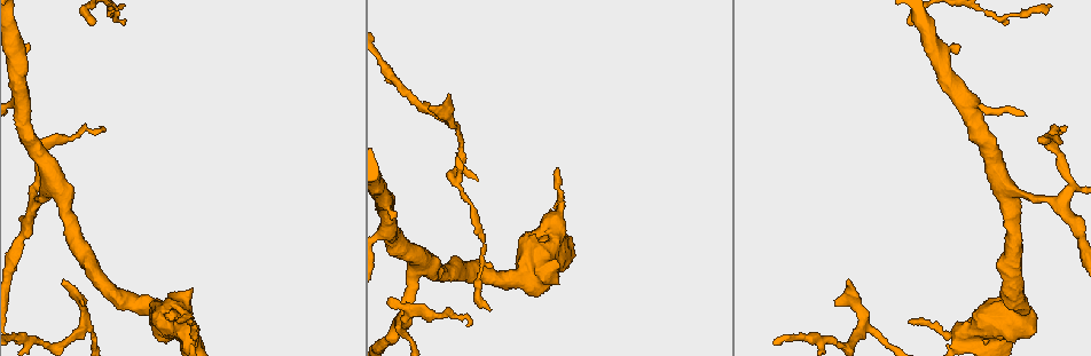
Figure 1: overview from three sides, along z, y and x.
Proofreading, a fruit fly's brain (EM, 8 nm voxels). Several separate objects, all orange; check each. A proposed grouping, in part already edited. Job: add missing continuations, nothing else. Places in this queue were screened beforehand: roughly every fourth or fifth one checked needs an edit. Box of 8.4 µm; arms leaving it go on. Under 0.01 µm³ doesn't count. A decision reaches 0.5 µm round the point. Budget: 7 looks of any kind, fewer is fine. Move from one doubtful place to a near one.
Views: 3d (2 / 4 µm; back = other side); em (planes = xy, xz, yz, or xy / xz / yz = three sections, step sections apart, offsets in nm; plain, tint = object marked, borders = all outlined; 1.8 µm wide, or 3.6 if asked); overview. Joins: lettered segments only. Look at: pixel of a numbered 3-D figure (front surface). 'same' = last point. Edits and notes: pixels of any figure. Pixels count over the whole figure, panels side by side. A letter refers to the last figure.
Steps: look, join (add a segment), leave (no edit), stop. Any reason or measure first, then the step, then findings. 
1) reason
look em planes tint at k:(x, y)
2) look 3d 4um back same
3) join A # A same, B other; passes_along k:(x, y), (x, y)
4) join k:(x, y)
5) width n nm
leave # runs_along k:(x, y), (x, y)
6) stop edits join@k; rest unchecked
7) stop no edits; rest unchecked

look em planes borders at 1:(557, 169)

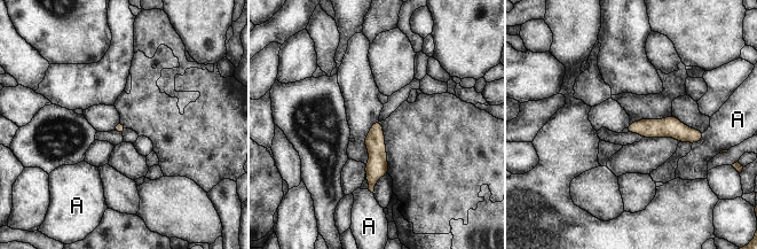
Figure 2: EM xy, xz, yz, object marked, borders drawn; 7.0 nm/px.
leave # A other; border 2:(703, 132), (703, 137), (692, 145); no lettered segment goes on from it

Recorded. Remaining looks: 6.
an open end
look em planes borders at 1:(61, 283)

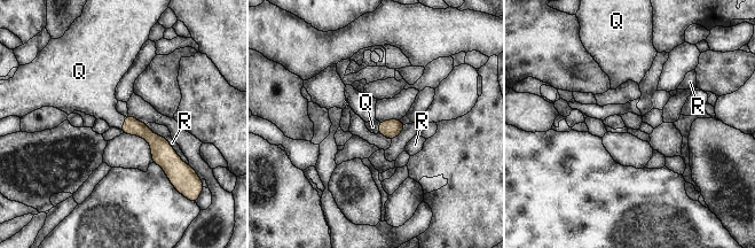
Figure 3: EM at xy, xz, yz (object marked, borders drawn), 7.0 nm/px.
join Q # Q same, R other; passes_along 3:(132, 126), (124, 123), (97, 99); it goes on there

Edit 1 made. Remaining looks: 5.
redraw
look overview

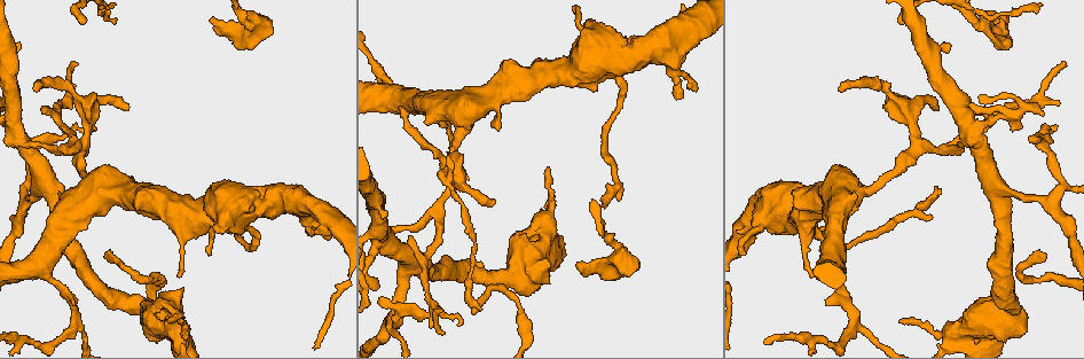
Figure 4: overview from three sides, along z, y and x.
free end
look em planes borders at 4:(107, 251)

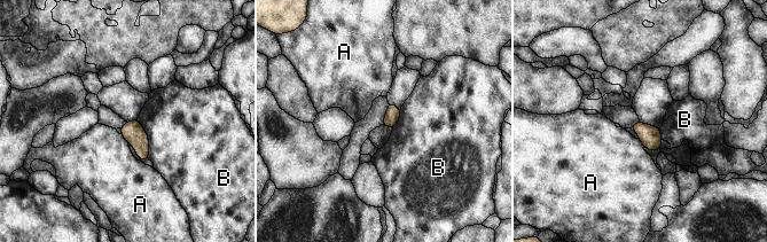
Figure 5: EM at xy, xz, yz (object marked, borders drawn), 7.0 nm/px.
leave # A other, B other; border 5:(120, 134), (127, 143); no lettered segment goes on from it

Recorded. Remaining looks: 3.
stop edits join@3; rest unchecked

